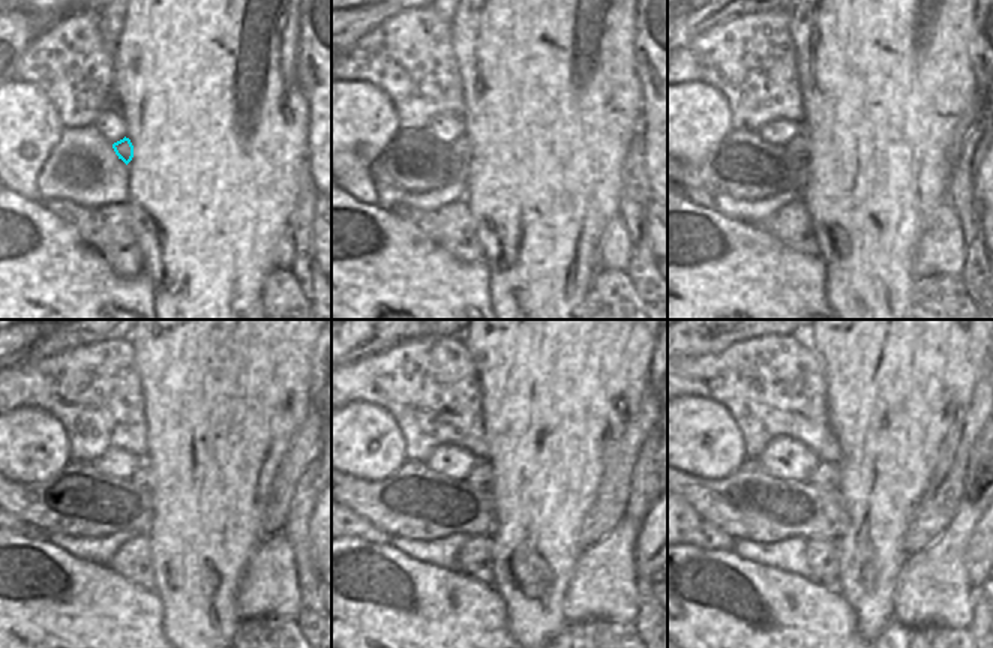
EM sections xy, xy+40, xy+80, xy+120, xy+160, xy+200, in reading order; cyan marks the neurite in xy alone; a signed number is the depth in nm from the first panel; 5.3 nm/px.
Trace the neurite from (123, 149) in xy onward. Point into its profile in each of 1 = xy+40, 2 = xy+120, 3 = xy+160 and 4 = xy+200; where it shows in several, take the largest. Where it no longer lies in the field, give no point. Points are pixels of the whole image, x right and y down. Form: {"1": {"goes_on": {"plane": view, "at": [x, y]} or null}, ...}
{"1": {"goes_on": {"plane": "xy+40", "at": [461, 147]}}, "2": {"goes_on": {"plane": "xy+120", "at": [141, 479]}}, "3": {"goes_on": {"plane": "xy+160", "at": [482, 477]}}, "4": {"goes_on": {"plane": "xy+200", "at": [825, 476]}}}

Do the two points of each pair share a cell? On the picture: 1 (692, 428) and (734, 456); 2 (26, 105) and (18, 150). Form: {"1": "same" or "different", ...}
{"1": "same", "2": "same"}

